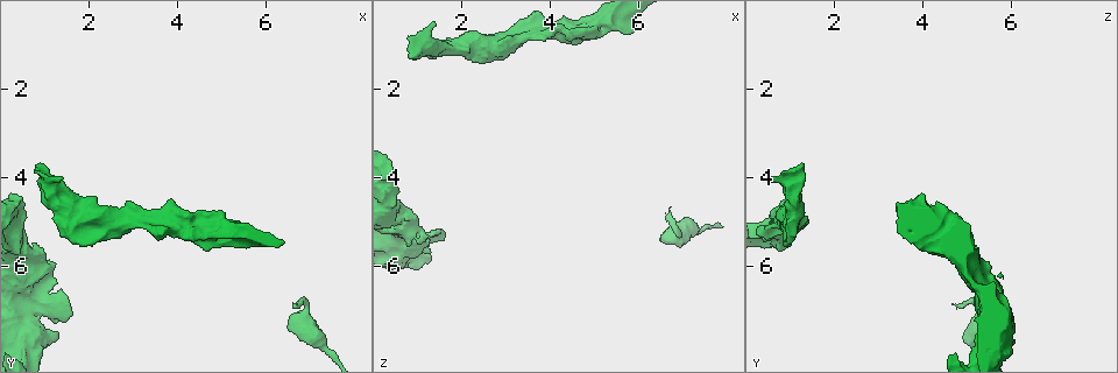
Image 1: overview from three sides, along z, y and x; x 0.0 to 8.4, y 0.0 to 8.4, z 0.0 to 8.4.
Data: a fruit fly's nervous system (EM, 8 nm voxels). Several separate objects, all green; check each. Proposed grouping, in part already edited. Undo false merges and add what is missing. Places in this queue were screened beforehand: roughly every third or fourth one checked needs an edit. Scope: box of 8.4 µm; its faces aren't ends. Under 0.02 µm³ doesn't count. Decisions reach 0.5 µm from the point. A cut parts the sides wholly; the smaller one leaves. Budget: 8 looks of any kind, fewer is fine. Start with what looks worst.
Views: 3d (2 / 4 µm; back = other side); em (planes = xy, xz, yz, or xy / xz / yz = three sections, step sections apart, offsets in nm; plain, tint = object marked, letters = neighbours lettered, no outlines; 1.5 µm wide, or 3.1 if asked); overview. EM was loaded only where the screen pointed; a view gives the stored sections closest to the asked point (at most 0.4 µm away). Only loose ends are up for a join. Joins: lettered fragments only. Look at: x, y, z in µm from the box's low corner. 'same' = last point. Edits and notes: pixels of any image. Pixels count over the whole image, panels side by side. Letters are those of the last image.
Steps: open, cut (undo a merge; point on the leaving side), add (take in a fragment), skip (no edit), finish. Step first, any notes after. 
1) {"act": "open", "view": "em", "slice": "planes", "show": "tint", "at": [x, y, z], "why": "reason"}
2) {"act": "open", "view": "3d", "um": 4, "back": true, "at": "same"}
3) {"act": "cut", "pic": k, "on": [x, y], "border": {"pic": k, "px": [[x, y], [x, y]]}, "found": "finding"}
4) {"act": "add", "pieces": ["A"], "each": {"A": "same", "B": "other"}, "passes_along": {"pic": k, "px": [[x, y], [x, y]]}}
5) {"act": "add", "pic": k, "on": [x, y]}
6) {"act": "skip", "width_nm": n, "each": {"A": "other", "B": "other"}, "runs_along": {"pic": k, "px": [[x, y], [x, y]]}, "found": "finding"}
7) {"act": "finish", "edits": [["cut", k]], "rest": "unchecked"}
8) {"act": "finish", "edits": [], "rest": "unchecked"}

{"act": "open", "view": "em", "slice": "planes", "show": "tint", "at": [0.75, 3.85, 1.05], "why": "thick end"}

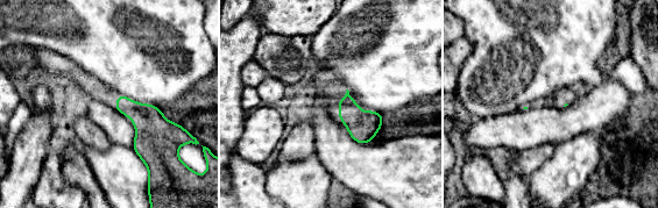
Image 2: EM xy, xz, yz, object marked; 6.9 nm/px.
{"act": "open", "view": "em", "slice": "planes", "show": "letters", "at": "same", "why": "what lies round it"}

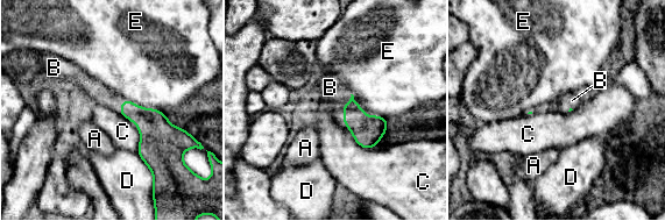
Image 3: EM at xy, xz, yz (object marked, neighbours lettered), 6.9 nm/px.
{"act": "add", "pieces": ["B"], "longest_contact_nm": ["E", 320], "each": {"A": "other", "B": "same", "C": "other", "D": "other", "E": "other"}, "passes_along": {"pic": 3, "px": [[367, 130], [344, 112], [330, 87]]}, "found": "it goes on there"}

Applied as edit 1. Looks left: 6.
{"act": "open", "view": "em", "slice": "yz", "step": 4, "show": "letters", "at": [6.65, 6.90, 4.80], "why": "tapers out"}

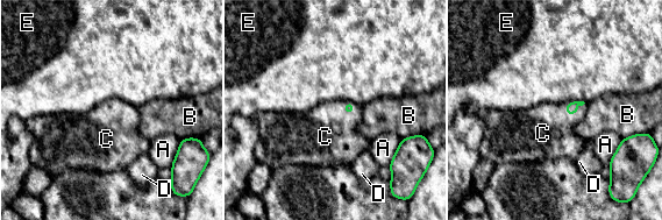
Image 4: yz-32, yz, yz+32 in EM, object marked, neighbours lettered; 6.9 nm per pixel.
{"act": "add", "pieces": ["C"], "each": {"A": "other", "B": "other", "C": "same", "D": "other", "E": "other"}, "passes_along": {"pic": 4, "px": [[570, 108], [576, 113], [546, 133]]}, "found": "it goes on there"}

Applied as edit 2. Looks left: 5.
{"act": "open", "view": "overview", "why": "redraw"}

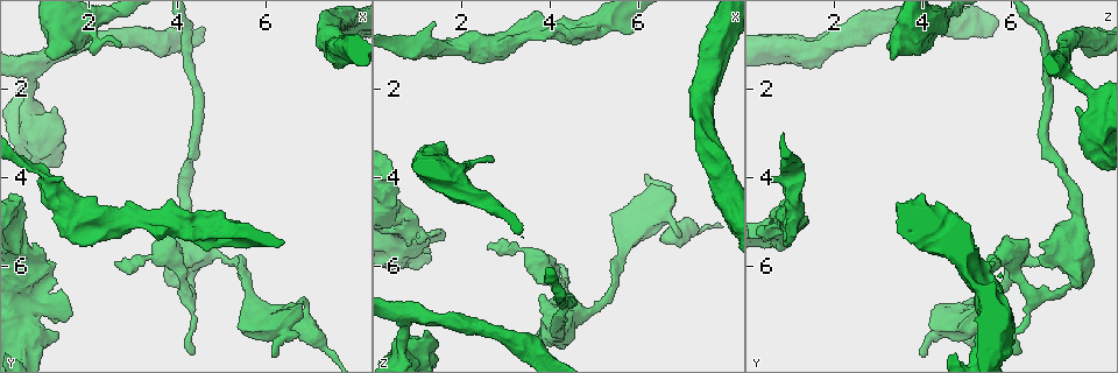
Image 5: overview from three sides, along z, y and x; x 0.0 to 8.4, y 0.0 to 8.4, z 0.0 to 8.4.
{"act": "open", "view": "em", "slice": "planes", "show": "letters", "at": [4.40, 8.00, 6.20], "why": "free end"}

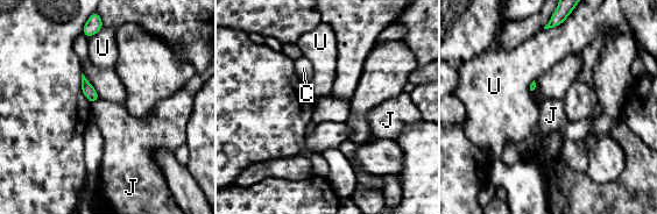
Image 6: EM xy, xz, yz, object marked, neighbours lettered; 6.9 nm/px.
{"act": "skip", "width_nm": 80, "each": {"C": "other", "J": "other", "U": "other"}, "border": {"pic": 6, "px": [[99, 98], [91, 104]]}, "found": "no lettered fragment goes on from it"}

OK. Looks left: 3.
{"act": "finish", "edits": [["add", 3], ["add", 4]], "rest": "unchecked"}

